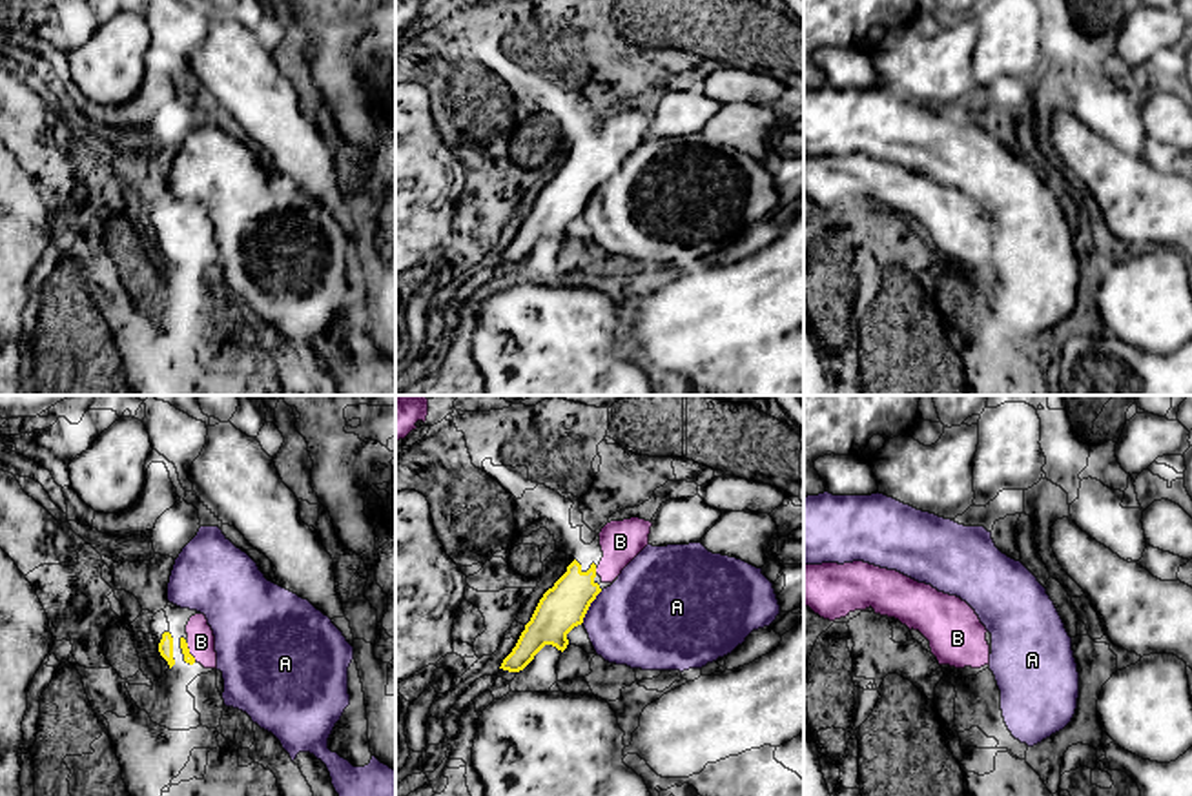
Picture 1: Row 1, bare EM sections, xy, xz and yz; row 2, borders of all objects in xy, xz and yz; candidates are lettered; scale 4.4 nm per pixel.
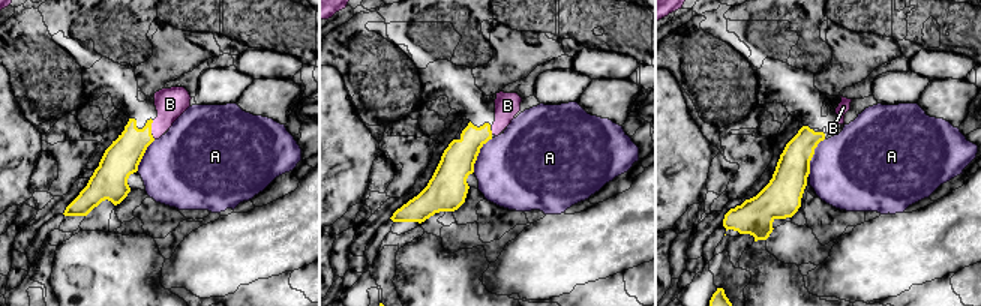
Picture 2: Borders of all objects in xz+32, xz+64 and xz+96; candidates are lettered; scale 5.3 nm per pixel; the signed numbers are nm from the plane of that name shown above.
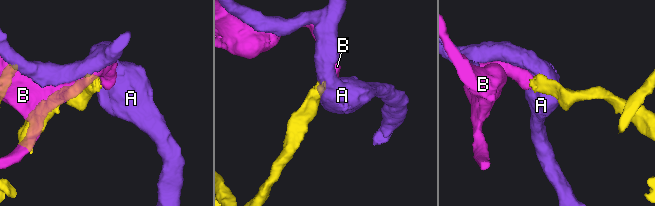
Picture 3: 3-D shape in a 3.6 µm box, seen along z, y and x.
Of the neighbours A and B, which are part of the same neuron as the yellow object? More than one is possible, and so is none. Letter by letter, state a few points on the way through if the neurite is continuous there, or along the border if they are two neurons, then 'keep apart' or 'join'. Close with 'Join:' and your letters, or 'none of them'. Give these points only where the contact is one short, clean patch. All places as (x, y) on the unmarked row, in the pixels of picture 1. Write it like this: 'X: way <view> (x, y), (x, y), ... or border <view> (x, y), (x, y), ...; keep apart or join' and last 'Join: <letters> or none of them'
A: border xz (602, 183), (582, 214); keep apart
B: way xy (188, 250), (188, 244), (201, 234); join
Join: B

